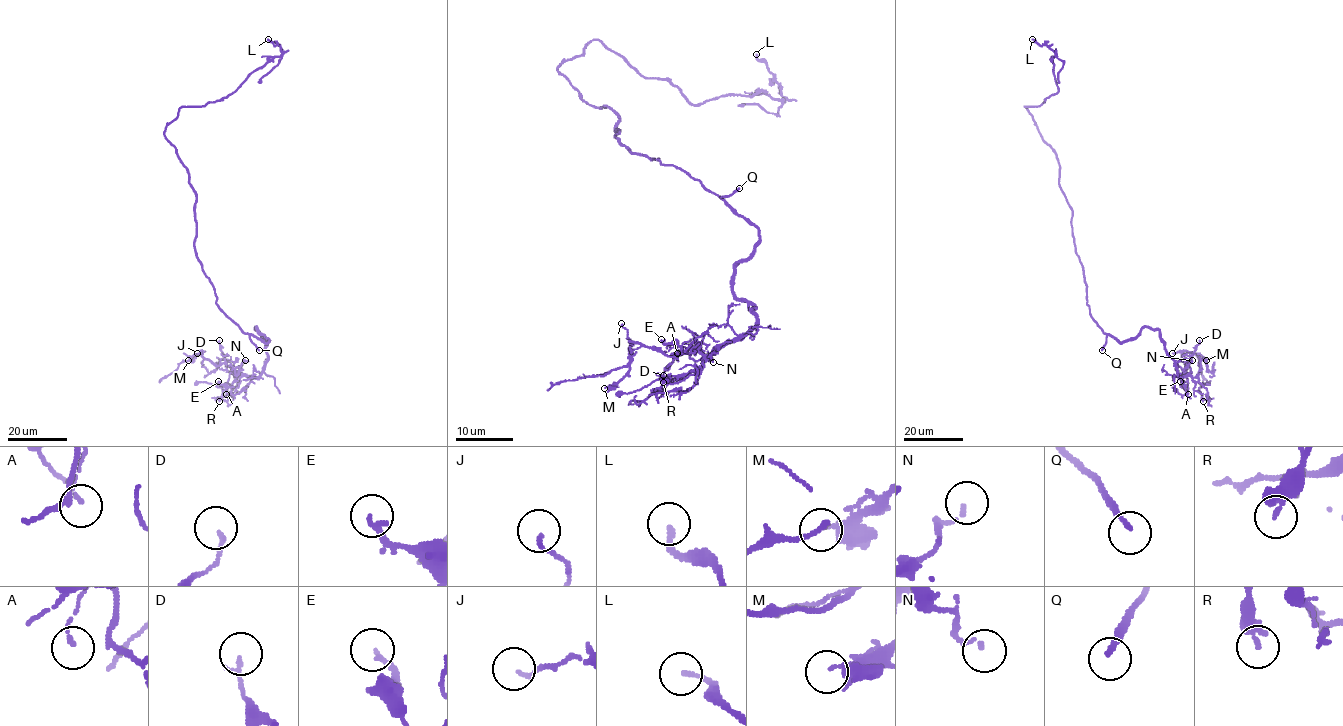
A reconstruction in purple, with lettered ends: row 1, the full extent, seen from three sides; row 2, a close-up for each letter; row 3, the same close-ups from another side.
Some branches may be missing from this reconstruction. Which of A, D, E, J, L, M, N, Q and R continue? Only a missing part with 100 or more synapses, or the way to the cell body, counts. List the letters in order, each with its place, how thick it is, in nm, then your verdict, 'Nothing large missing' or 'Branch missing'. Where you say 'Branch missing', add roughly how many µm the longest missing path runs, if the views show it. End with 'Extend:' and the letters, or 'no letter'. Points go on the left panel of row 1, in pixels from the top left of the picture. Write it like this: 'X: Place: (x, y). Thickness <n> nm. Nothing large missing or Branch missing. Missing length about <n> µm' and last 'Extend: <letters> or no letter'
A: Place: (226, 394). Thickness 120 nm. Nothing large missing
D: Place: (219, 340). Thickness 140 nm. Nothing large missing
E: Place: (218, 381). Thickness 180 nm. Nothing large missing
J: Place: (197, 353). Thickness 120 nm. Nothing large missing
L: Place: (268, 39). Thickness 160 nm. Nothing large missing
M: Place: (188, 360). Thickness 220 nm. Nothing large missing
N: Place: (245, 360). Thickness 120 nm. Nothing large missing
Q: Place: (259, 350). Thickness 170 nm. Branch missing. Missing length about 70 µm
R: Place: (219, 401). Thickness 240 nm. Nothing large missing
Extend: Q

